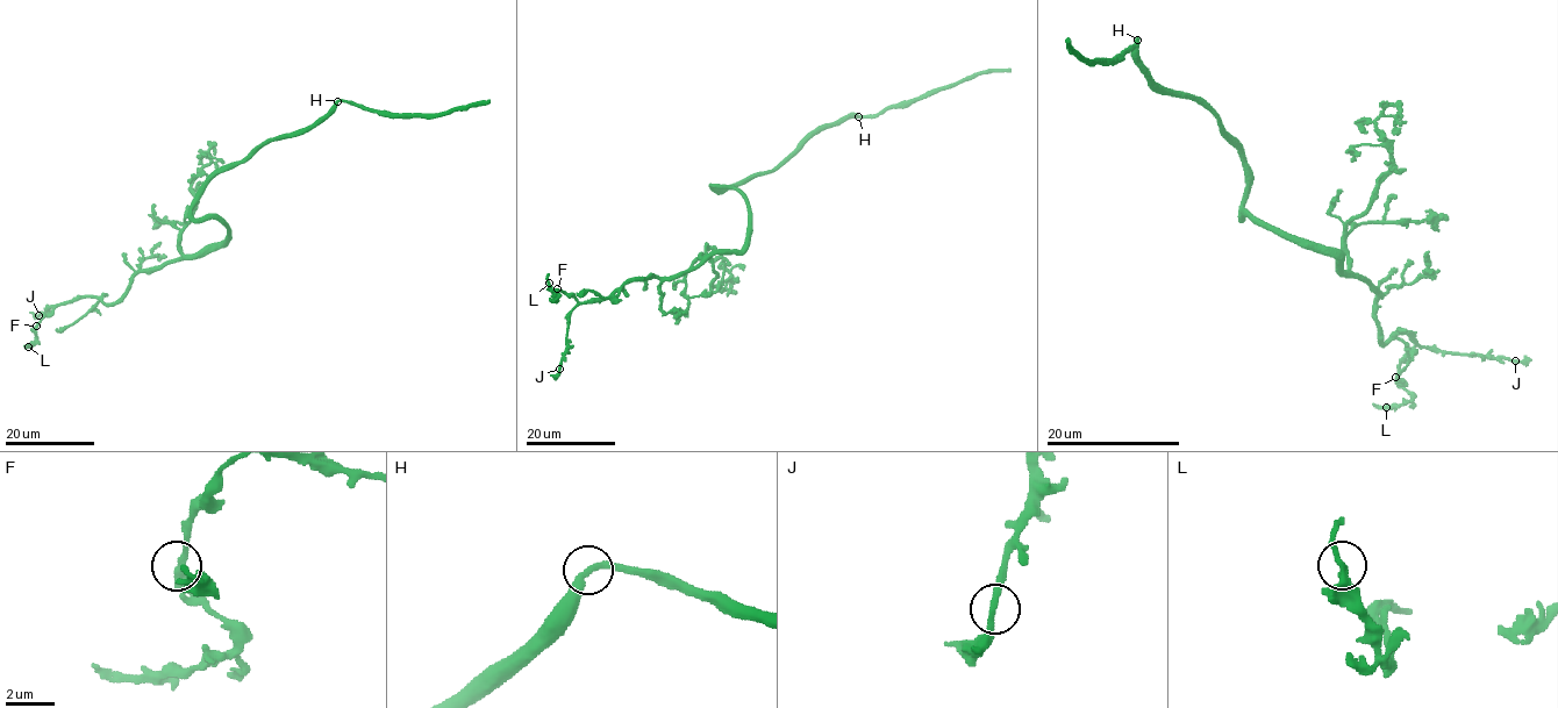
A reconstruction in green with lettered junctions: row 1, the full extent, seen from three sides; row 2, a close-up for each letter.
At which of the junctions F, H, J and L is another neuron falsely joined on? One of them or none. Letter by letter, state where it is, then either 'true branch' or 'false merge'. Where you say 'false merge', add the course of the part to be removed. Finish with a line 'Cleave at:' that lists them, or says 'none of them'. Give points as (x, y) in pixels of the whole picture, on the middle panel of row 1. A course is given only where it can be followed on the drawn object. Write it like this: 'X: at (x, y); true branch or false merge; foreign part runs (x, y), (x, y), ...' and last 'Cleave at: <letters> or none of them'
F: at (557, 288); true branch
H: at (858, 116); true branch
J: at (559, 369); true branch
L: at (549, 283); true branch
Cleave at: none of them

